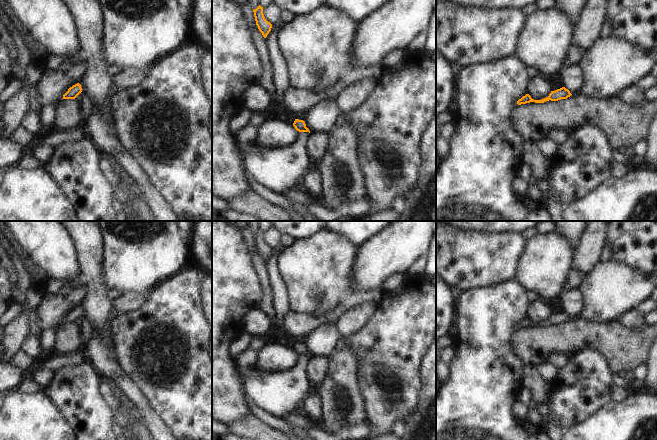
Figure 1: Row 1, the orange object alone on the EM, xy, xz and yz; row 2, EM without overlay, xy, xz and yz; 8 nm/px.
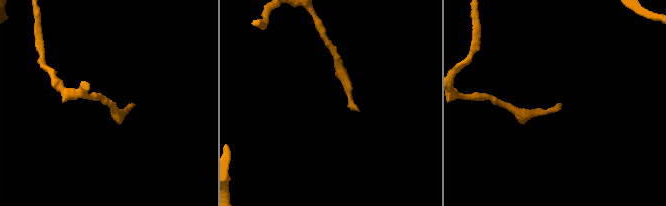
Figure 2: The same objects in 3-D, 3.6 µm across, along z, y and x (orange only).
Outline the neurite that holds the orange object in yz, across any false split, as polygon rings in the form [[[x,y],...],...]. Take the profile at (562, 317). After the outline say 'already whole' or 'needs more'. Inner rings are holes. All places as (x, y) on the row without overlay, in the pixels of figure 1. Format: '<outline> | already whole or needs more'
[[[562,311],[562,312],[557,313],[555,315],[551,315],[549,320],[542,323],[542,324],[534,324],[531,322],[531,320],[529,318],[526,318],[525,320],[523,320],[521,323],[519,323],[517,325],[517,328],[521,329],[521,328],[526,328],[526,327],[530,327],[530,326],[544,327],[544,326],[549,325],[549,324],[558,325],[561,323],[567,323],[571,319],[572,318],[570,317],[570,315],[568,313],[566,313],[565,311]]] | already whole

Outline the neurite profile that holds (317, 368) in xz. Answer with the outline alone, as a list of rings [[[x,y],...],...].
[[[340,336],[335,349],[328,357],[309,357],[309,363],[307,365],[307,378],[311,385],[317,386],[324,380],[329,368],[328,360],[335,352],[344,349],[345,344],[346,338]]]

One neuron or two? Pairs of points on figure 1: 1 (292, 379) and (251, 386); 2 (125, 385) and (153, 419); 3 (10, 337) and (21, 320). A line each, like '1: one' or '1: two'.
1: one
2: one
3: one

